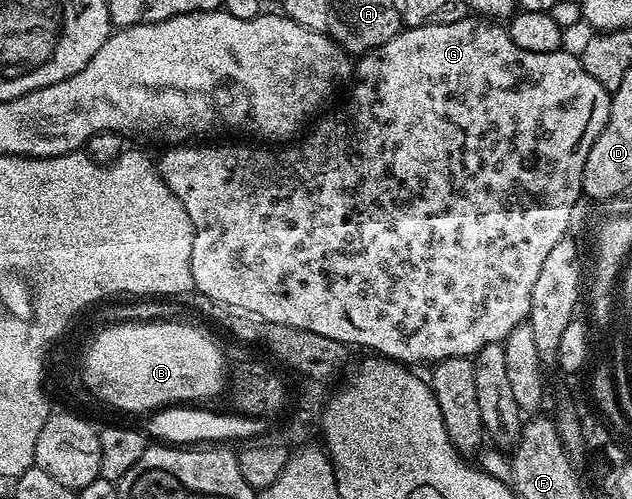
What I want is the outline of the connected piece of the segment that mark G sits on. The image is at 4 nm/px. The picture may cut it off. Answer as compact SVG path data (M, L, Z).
M466 17L466 18L463 18L463 19L460 19L460 20L459 20L459 21L455 21L455 22L454 22L454 23L452 23L452 24L451 24L451 25L419 25L419 26L418 26L418 27L405 27L405 28L404 28L404 29L402 29L402 31L401 31L401 32L400 32L400 33L399 33L399 34L398 34L398 35L396 35L396 36L395 36L395 37L391 37L391 41L387 41L387 42L386 42L386 43L384 43L384 44L383 44L383 45L382 45L382 47L373 47L373 48L371 48L371 49L370 49L370 51L366 51L366 52L365 52L365 54L364 54L364 55L362 55L362 56L360 56L360 58L358 58L358 59L357 59L357 60L356 60L356 63L355 63L355 74L354 74L354 75L353 75L353 76L352 76L352 79L351 79L351 84L352 84L352 83L353 83L353 88L351 88L351 89L350 89L350 91L349 91L349 96L347 96L347 97L346 97L346 99L345 99L345 104L343 104L343 105L342 105L342 107L341 107L341 112L339 112L339 113L338 113L338 115L337 115L337 116L335 116L335 117L334 117L334 119L329 119L329 120L325 120L325 119L321 119L321 118L318 118L318 119L317 119L317 120L316 120L316 123L317 123L317 122L318 122L318 123L317 123L317 128L315 128L315 129L314 129L314 131L313 131L313 132L311 132L311 131L312 131L312 130L310 130L310 131L309 131L309 132L308 132L308 133L305 133L305 134L302 134L302 135L301 135L301 136L300 136L300 138L298 138L298 139L297 139L297 140L296 140L296 141L293 141L293 142L290 142L290 143L289 143L289 144L288 144L288 145L253 145L253 146L257 146L257 147L244 147L244 145L243 145L243 144L241 144L241 143L213 143L213 144L211 144L211 145L210 145L210 147L201 147L201 146L205 146L205 145L173 145L173 146L170 146L170 147L169 147L169 148L168 148L168 149L165 149L165 150L162 150L162 151L165 151L165 152L163 152L163 153L162 153L162 155L161 155L161 160L160 160L160 159L159 159L159 158L158 158L158 159L157 159L157 160L156 160L156 163L155 163L155 166L156 166L156 169L157 169L157 171L158 171L158 173L160 173L160 175L161 175L161 179L162 179L162 180L163 180L163 182L164 182L164 183L165 183L165 184L167 184L167 186L169 186L169 188L170 188L170 189L171 189L171 193L175 193L175 197L179 197L179 201L183 201L183 209L187 209L187 217L191 217L191 225L192 225L192 226L193 226L193 244L192 244L192 245L191 245L191 277L192 277L192 278L193 278L193 286L194 286L194 288L195 288L195 291L196 291L196 292L197 292L197 293L199 293L199 294L206 294L206 295L207 295L207 297L211 297L211 298L212 298L212 300L216 300L216 301L223 301L223 302L227 302L227 303L228 303L228 304L230 304L230 305L239 305L239 306L240 306L240 308L244 308L244 309L247 309L247 310L249 310L249 311L250 311L250 312L251 312L251 313L252 313L252 314L253 314L253 316L257 316L257 317L258 317L258 318L259 318L259 319L265 319L265 320L266 320L266 321L267 321L267 322L277 322L277 323L282 323L282 324L283 324L283 325L291 325L291 326L292 326L292 327L298 327L298 328L299 328L299 329L307 329L307 330L308 330L308 331L310 331L310 332L311 332L311 333L319 333L319 334L320 334L320 335L322 335L322 336L323 336L323 337L331 337L331 338L332 338L332 339L334 339L334 340L335 340L335 341L339 341L339 342L340 342L340 343L344 343L344 344L346 344L346 345L352 345L352 346L353 346L353 347L354 347L354 348L356 348L356 347L355 347L355 346L357 346L357 347L366 347L366 349L367 349L367 350L369 350L369 351L366 351L366 352L369 352L369 353L376 353L376 354L377 354L377 355L378 355L378 356L381 356L381 357L384 357L384 358L386 358L386 359L392 359L392 360L394 360L394 361L396 361L396 362L398 362L398 363L403 363L403 364L406 364L406 365L417 365L417 364L413 364L413 363L426 363L426 365L432 365L432 364L435 364L435 363L438 363L438 362L439 362L439 360L441 360L441 359L450 359L450 358L451 358L451 357L472 357L472 356L474 356L474 355L477 355L477 354L478 354L478 353L479 353L479 349L483 349L483 345L491 345L491 344L492 344L492 343L504 343L504 342L505 342L505 339L506 339L506 337L507 337L507 336L508 336L508 335L509 335L509 334L510 334L510 333L511 333L511 329L515 329L515 328L516 328L516 327L518 327L518 326L519 326L519 324L521 324L521 323L523 323L523 322L526 322L526 320L528 320L528 318L529 318L529 310L530 310L530 309L531 309L531 289L535 289L535 280L537 280L537 279L538 279L538 278L539 278L539 269L543 269L543 260L544 260L544 259L545 259L545 258L547 258L547 253L551 253L551 249L555 249L555 245L559 245L559 241L560 241L560 240L561 240L561 239L563 239L563 238L566 238L566 236L568 236L568 235L569 235L569 234L570 234L570 231L569 231L569 226L571 226L571 225L572 225L572 223L573 223L573 206L575 206L575 205L576 205L576 203L577 203L577 198L579 198L579 197L580 197L580 198L582 198L582 195L583 195L583 192L582 192L582 190L581 190L581 182L582 182L582 181L583 181L583 165L587 165L587 153L591 153L591 145L595 145L595 137L599 137L599 133L603 133L603 125L607 125L607 121L608 121L608 120L609 120L609 101L610 101L610 98L611 98L611 92L610 92L610 91L608 91L608 90L607 90L607 89L603 89L603 85L599 85L599 81L595 81L595 77L591 77L591 73L587 73L587 69L583 69L583 65L582 65L582 64L581 64L581 60L580 60L580 58L578 58L578 56L577 56L577 55L576 55L576 54L574 54L574 52L573 52L573 55L572 55L572 53L571 53L571 52L569 52L569 51L568 51L568 49L562 49L562 50L559 50L559 51L552 51L552 52L551 52L551 53L530 53L530 52L529 52L529 50L527 50L527 49L519 49L519 45L515 45L515 41L511 41L511 37L510 37L510 36L509 36L509 33L508 33L508 30L506 30L506 28L505 28L505 27L504 27L504 26L501 26L501 27L496 27L496 25L495 25L495 24L493 24L493 23L496 23L496 22L493 22L493 21L490 21L490 20L489 20L489 19L488 19L488 18L485 18L485 17Z

